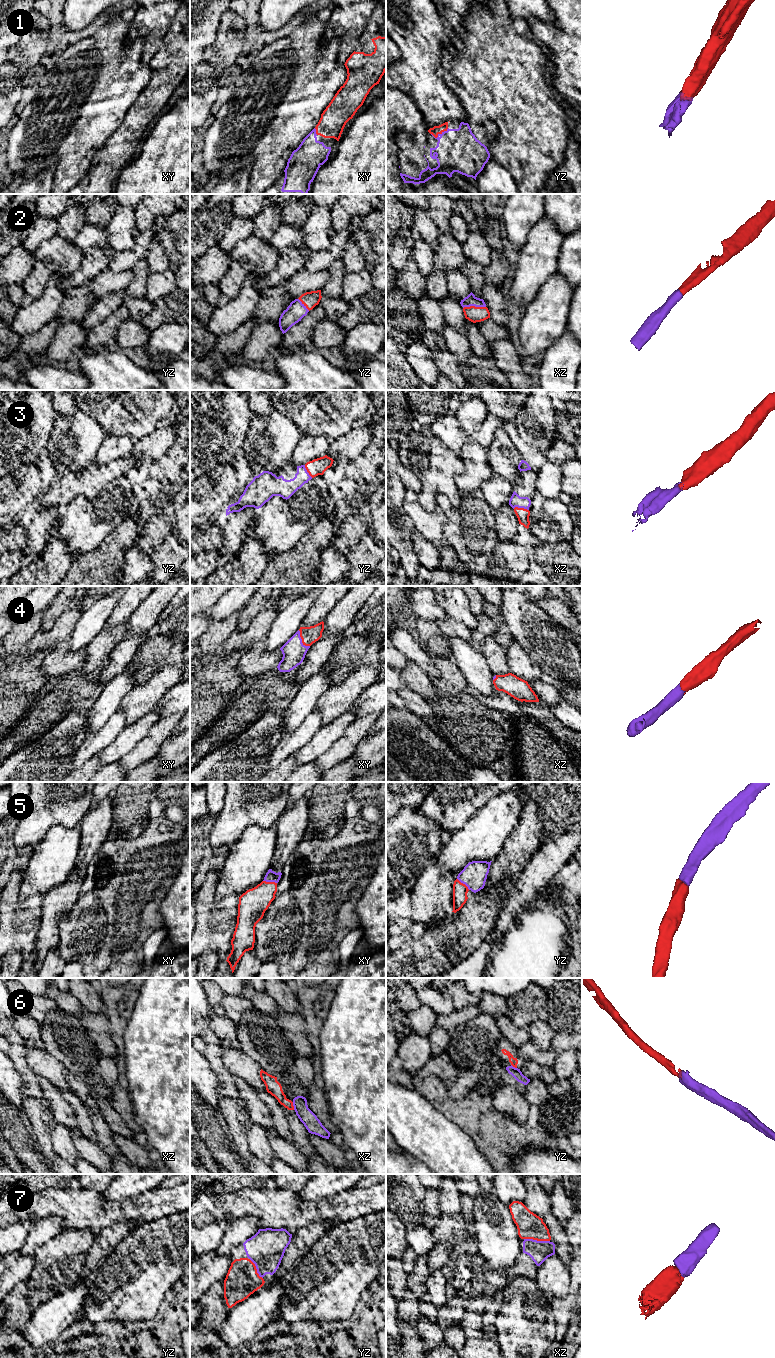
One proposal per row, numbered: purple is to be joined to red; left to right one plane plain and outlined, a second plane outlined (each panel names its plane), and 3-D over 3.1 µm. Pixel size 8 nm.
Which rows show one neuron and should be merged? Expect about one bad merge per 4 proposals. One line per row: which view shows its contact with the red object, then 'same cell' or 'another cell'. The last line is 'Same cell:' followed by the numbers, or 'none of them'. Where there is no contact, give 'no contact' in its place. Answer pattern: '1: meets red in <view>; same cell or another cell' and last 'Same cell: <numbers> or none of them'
1: meets red in yz; same cell
2: meets red in xz; same cell
3: meets red in xz; same cell
4: meets red in xy; same cell
5: meets red in xy; same cell
6: meets red in xz; another cell
7: meets red in xz; same cell
Same cell: 1, 2, 3, 4, 5, 7

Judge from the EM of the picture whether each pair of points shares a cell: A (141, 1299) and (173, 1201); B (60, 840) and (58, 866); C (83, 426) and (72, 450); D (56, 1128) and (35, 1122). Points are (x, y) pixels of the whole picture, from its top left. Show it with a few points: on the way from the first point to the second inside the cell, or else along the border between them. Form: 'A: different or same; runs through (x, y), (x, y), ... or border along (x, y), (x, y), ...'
A: different; border along (179, 1211), (145, 1222)
B: same; runs through (60, 846), (58, 860)
C: same; runs through (81, 432), (73, 444)
D: different; border along (55, 1121), (50, 1126), (52, 1149)

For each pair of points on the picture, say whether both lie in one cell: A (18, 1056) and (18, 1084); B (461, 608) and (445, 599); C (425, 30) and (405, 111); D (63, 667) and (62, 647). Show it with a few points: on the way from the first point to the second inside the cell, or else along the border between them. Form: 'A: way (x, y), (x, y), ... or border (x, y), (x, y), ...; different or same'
A: border (10, 1059), (15, 1070), (26, 1084); different
B: way (457, 605), (449, 599); same
C: border (396, 88), (406, 93), (414, 101), (421, 116); different
D: way (63, 662), (62, 652); same

